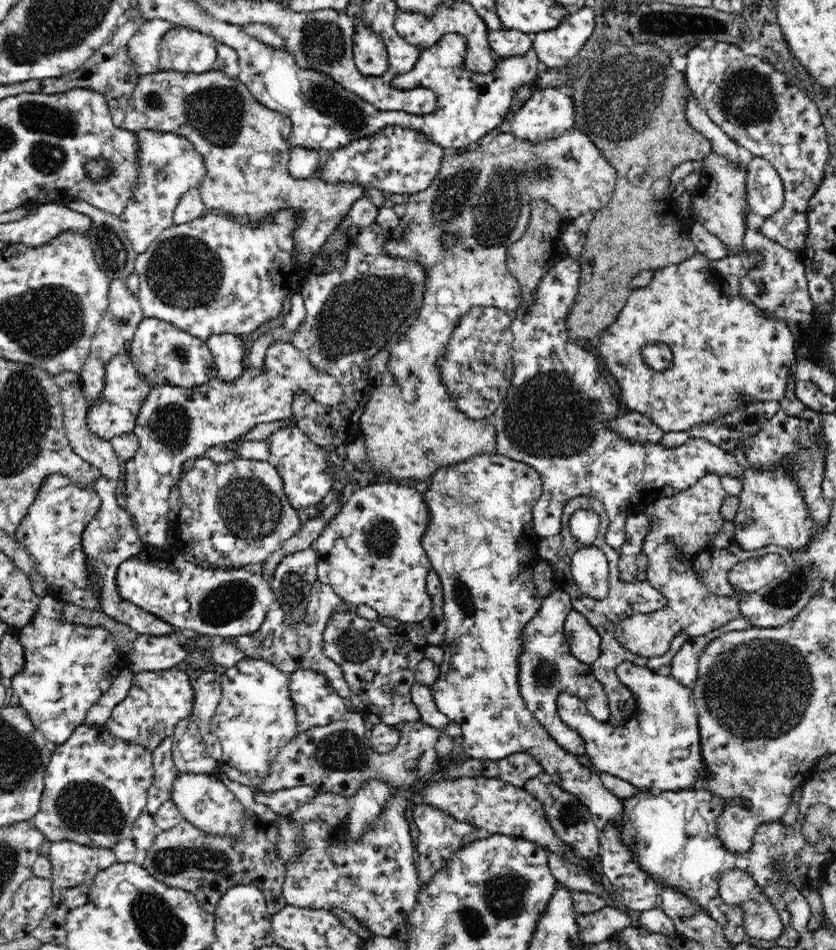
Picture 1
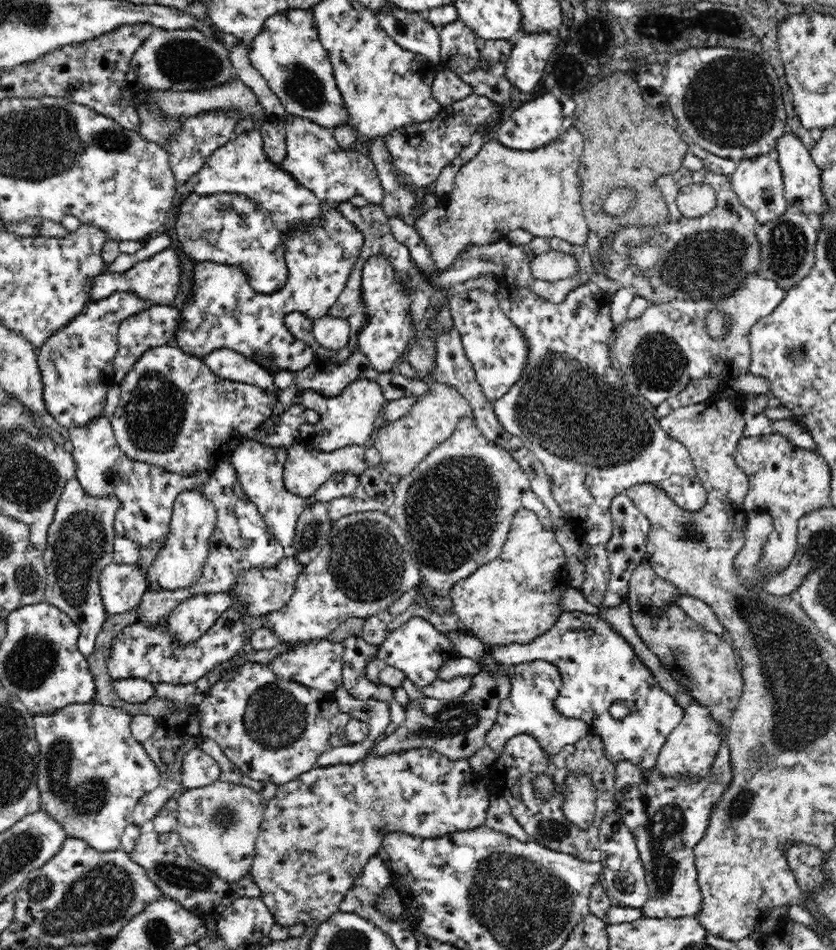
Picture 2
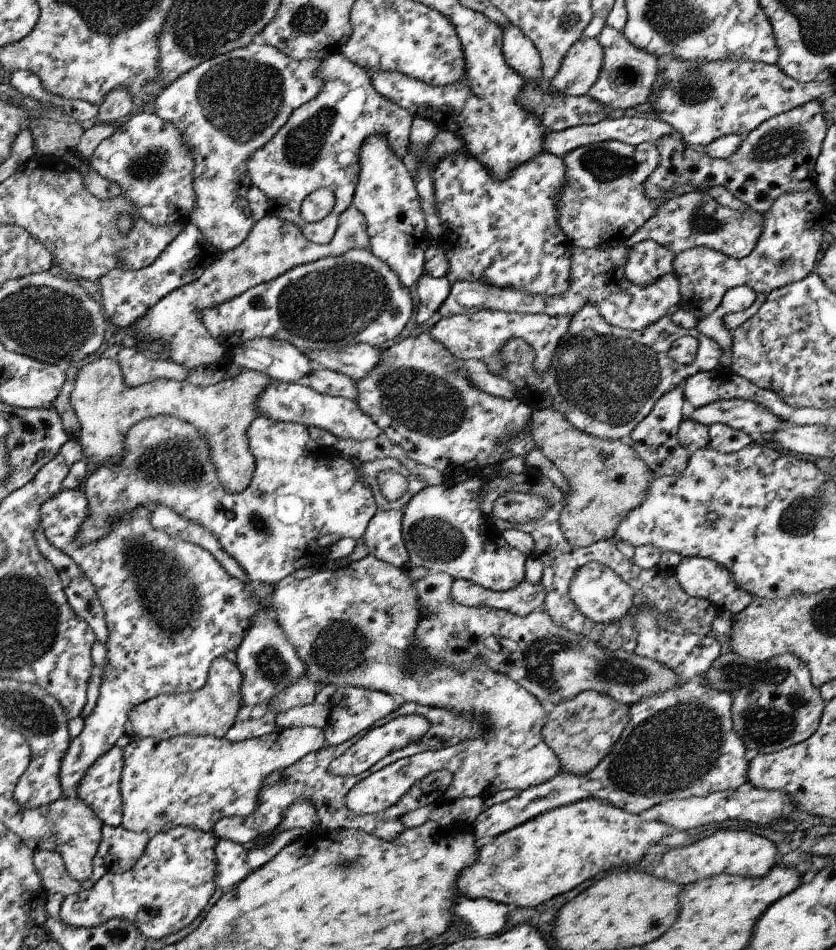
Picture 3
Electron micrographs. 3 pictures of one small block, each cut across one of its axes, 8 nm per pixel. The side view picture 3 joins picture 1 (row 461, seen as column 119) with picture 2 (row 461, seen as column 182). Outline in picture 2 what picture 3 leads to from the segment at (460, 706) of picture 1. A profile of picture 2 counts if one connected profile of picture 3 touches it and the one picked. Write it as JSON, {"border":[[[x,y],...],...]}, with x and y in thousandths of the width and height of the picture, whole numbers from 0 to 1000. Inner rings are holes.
{"border":[[[553,440],[536,463],[529,464],[493,494],[492,498],[477,504],[477,512],[471,519],[467,540],[487,564],[487,577],[500,597],[504,616],[517,619],[525,625],[525,631],[518,635],[505,628],[500,628],[499,634],[524,644],[542,642],[539,627],[536,627],[541,615],[562,606],[577,594],[591,589],[600,581],[611,547],[622,536],[640,539],[651,555],[660,556],[658,537],[641,523],[630,499],[611,476],[577,458],[566,440]]]}

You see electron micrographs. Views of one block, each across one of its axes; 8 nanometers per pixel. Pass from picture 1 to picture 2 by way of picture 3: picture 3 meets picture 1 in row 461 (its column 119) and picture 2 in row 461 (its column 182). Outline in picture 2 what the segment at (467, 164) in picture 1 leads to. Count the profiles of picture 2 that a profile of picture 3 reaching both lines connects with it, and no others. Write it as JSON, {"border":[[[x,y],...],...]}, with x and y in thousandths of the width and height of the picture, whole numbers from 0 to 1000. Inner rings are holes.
{"border":[[[519,404],[514,412],[502,417],[488,436],[472,444],[463,444],[445,461],[447,472],[455,477],[456,489],[475,502],[484,502],[512,477],[544,455],[555,439],[566,439],[565,428],[542,406]]]}

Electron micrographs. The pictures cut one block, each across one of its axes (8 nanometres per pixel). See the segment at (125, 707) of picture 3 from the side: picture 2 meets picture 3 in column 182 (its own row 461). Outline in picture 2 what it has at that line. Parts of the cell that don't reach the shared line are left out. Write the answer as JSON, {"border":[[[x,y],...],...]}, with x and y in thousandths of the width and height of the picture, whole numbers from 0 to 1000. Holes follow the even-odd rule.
{"border":[[[609,296],[598,297],[596,305],[591,308],[596,315],[600,328],[618,343],[623,352],[628,354],[632,362],[632,385],[627,388],[622,401],[617,402],[610,412],[597,421],[590,423],[590,431],[593,439],[598,444],[603,454],[610,458],[618,459],[624,462],[627,469],[636,475],[640,481],[650,488],[652,498],[659,511],[659,520],[663,527],[667,529],[667,534],[675,539],[677,547],[690,555],[691,559],[699,563],[699,568],[705,574],[711,573],[725,574],[730,568],[733,560],[733,552],[731,547],[730,531],[731,527],[744,518],[751,516],[756,512],[763,509],[776,508],[785,511],[792,517],[799,520],[799,523],[806,527],[813,535],[818,537],[837,537],[846,528],[846,516],[841,514],[837,504],[833,499],[831,488],[823,476],[812,463],[804,461],[797,455],[793,455],[788,448],[788,443],[782,440],[770,427],[761,427],[756,423],[756,417],[746,411],[742,411],[742,398],[739,398],[739,391],[734,389],[730,379],[730,364],[727,358],[734,352],[736,345],[730,337],[730,318],[731,312],[718,304],[713,298],[706,296],[701,299],[691,301],[675,312],[675,316],[670,320],[663,320],[642,309],[639,309],[632,302],[617,301],[616,298]]]}

